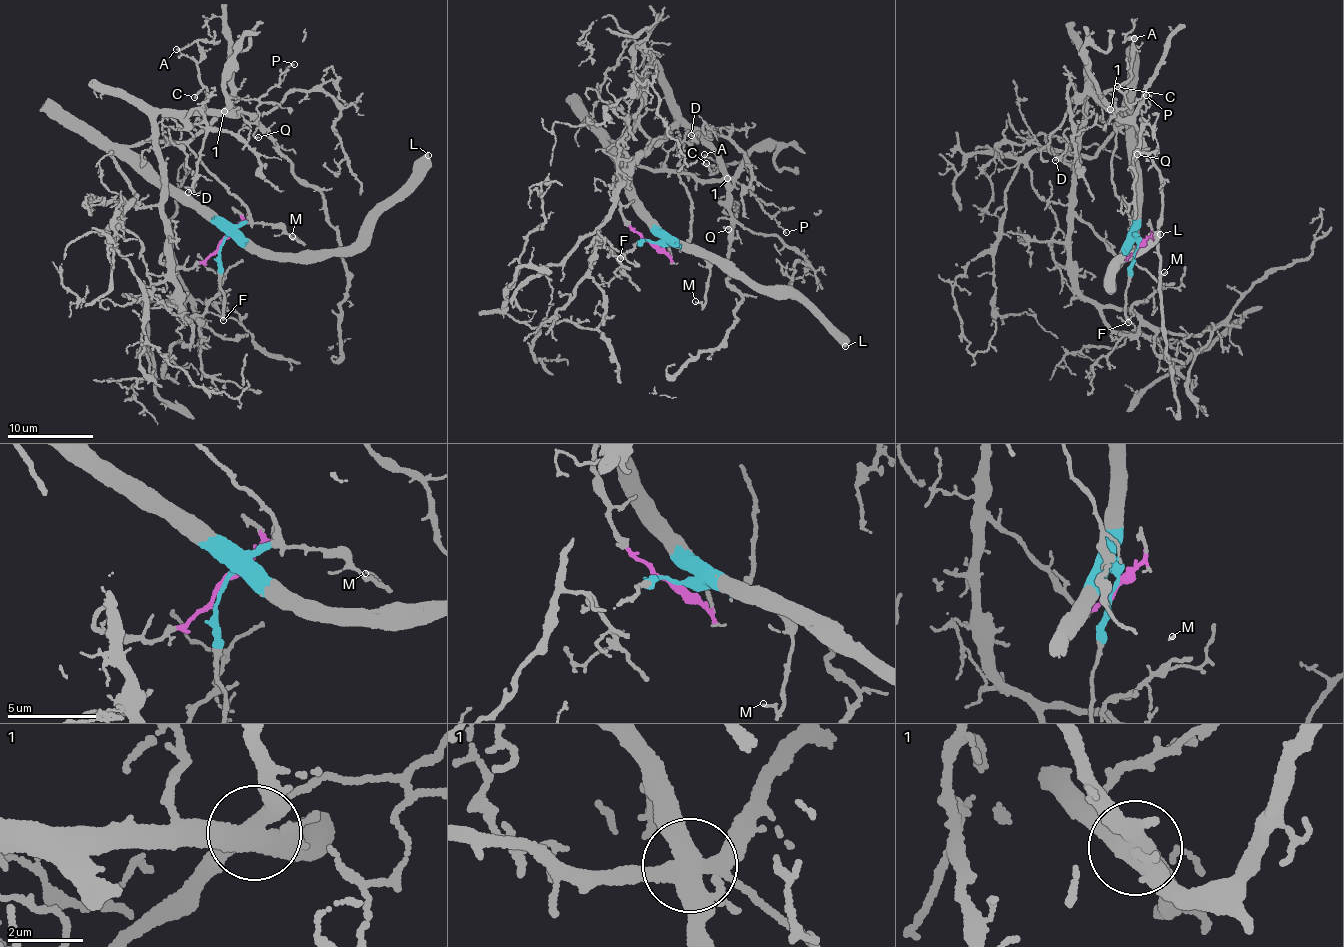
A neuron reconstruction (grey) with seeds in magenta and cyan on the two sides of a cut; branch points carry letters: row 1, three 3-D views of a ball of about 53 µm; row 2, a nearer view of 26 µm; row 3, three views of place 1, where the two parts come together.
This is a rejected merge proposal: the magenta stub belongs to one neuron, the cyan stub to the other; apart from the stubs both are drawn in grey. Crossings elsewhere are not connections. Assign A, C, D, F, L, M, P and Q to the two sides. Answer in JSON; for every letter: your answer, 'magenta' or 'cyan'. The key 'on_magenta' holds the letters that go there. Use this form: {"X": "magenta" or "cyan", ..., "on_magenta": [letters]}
{"A": "magenta", "C": "magenta", "D": "cyan", "F": "cyan", "L": "cyan", "M": "cyan", "P": "cyan", "Q": "magenta", "on_magenta": ["A", "C", "Q"]}

